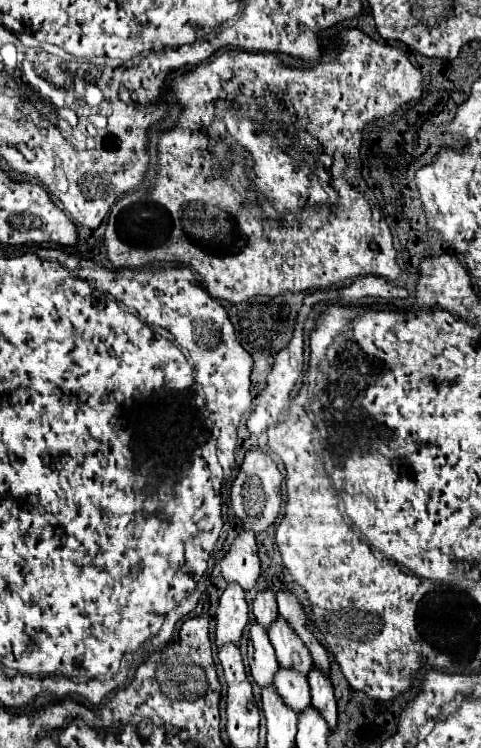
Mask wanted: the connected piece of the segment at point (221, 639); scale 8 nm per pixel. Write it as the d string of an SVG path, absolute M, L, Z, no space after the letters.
M228 584L228 588L220 596L220 604L216 610L216 644L220 646L226 642L236 642L238 646L246 624L246 592L240 588L240 584Z

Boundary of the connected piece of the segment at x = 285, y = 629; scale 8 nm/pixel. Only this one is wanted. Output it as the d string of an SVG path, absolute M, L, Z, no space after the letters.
M278 614L276 620L268 628L270 642L276 650L278 662L284 668L296 668L298 672L308 674L308 668L312 668L312 656L300 636L292 630L292 626Z

